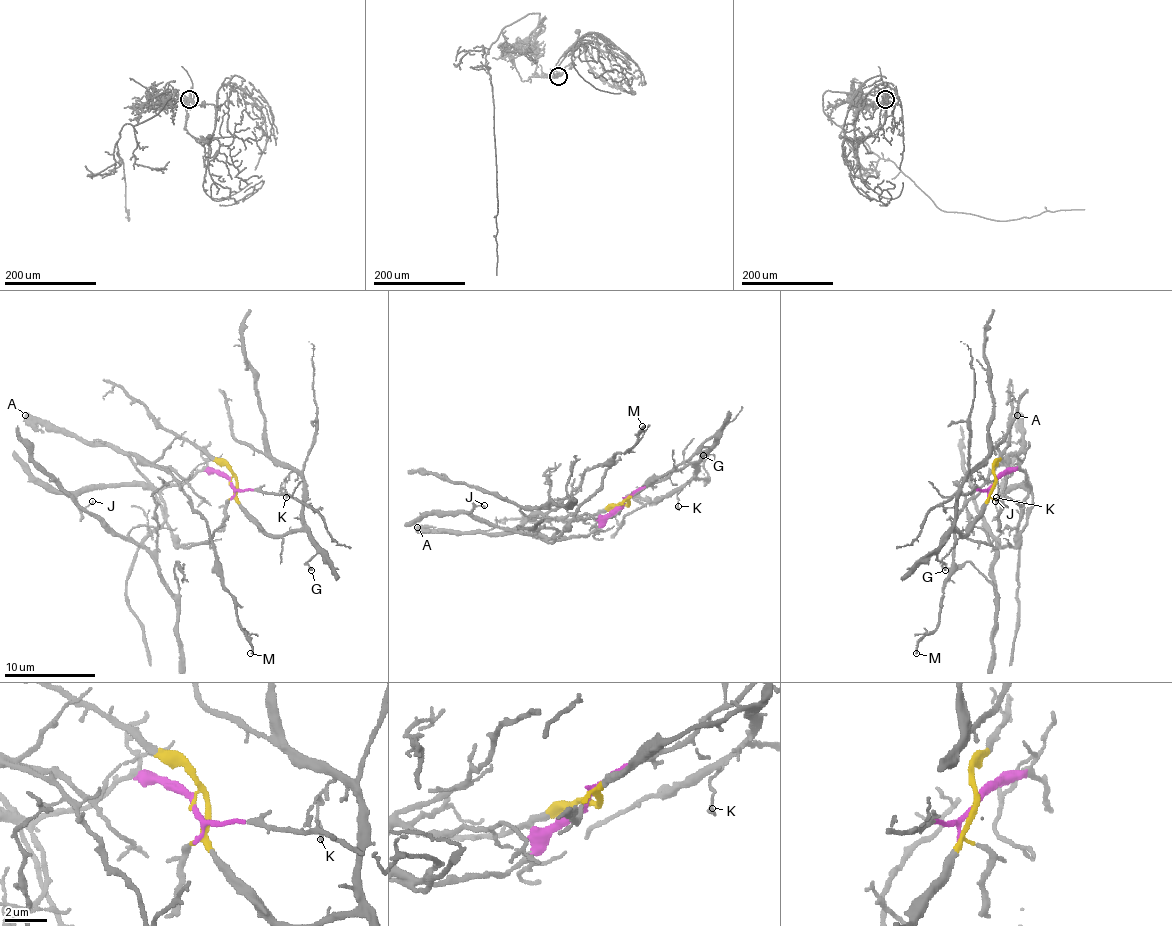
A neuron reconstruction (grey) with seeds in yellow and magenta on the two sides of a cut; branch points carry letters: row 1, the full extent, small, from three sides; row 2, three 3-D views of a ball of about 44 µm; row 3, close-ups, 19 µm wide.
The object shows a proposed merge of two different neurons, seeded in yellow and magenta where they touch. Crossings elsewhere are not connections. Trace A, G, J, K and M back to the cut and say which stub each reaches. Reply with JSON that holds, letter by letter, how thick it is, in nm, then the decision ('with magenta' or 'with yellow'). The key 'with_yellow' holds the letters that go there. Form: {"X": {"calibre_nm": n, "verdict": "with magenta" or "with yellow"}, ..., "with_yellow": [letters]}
{"A": {"calibre_nm": 600, "verdict": "with magenta"}, "G": {"calibre_nm": 90, "verdict": "with yellow"}, "J": {"calibre_nm": 110, "verdict": "with magenta"}, "K": {"calibre_nm": 130, "verdict": "with yellow"}, "M": {"calibre_nm": 160, "verdict": "with magenta"}, "with_yellow": ["G", "K"]}

